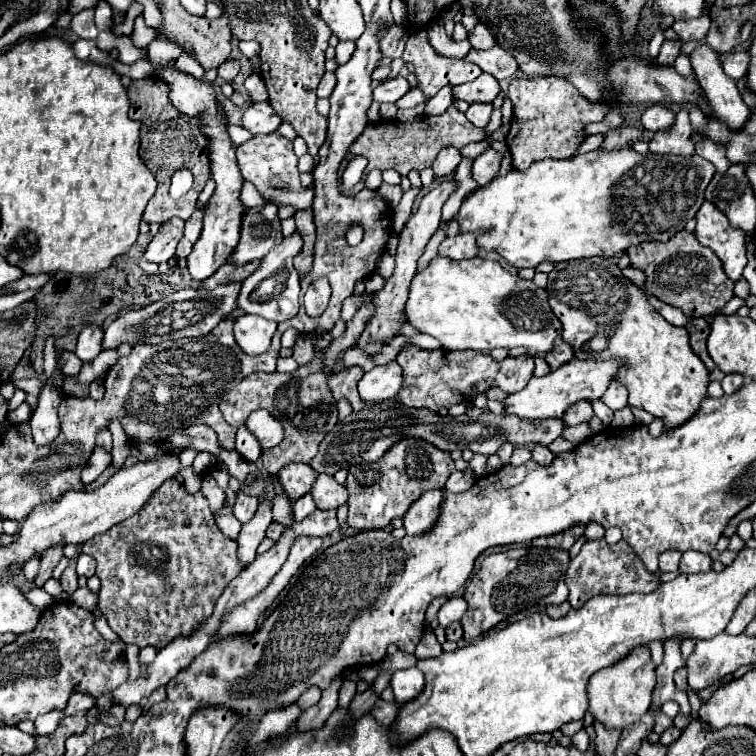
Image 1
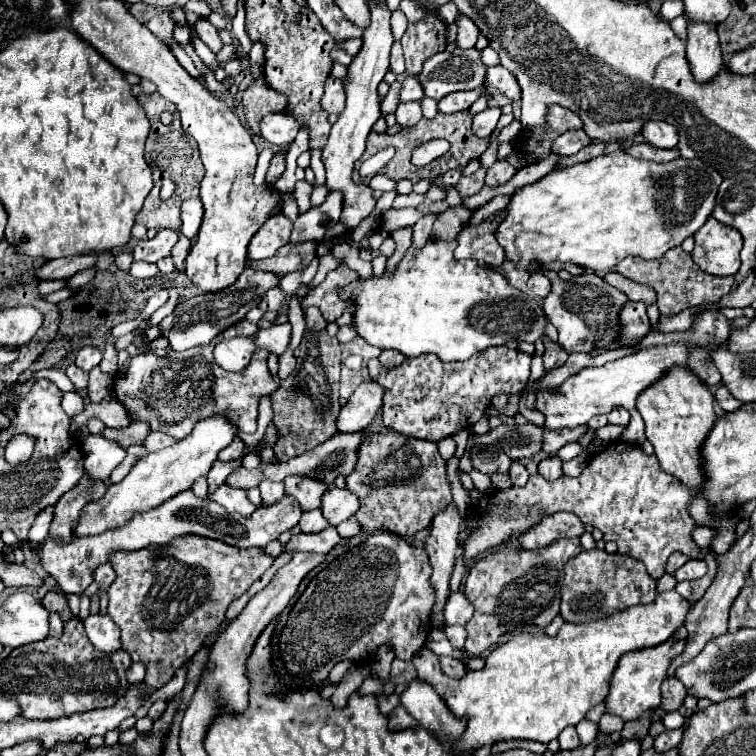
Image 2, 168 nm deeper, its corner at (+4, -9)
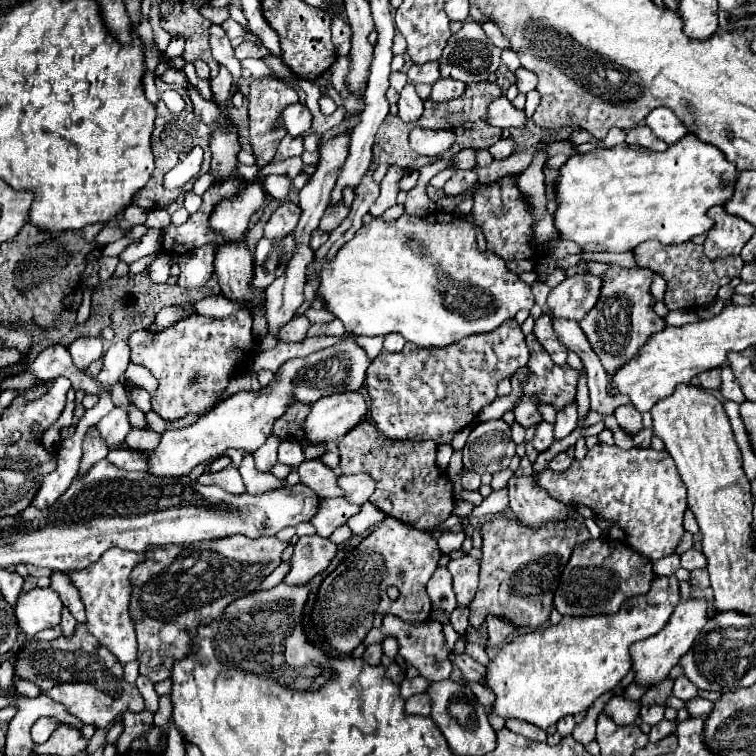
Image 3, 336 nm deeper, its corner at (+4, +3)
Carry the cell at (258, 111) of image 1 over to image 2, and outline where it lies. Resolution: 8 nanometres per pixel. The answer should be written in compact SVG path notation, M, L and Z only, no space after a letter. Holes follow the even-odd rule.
M266 114L260 120L260 138L280 146L282 150L286 150L288 144L296 138L298 130L300 124L286 114Z

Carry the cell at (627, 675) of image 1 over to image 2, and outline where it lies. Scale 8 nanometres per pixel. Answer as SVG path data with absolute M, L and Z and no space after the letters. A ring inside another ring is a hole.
M670 638L654 648L634 650L634 652L628 652L626 656L622 656L618 662L618 668L614 670L614 674L610 678L608 696L604 700L606 714L618 716L624 722L628 722L628 720L638 720L638 716L642 716L648 710L658 708L660 706L660 684L666 678L666 668L670 664L670 660L678 652L682 652L682 644L684 642L676 642L674 638Z

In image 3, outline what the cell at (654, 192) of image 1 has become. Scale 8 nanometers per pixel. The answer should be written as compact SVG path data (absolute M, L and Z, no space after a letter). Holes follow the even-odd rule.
M688 134L678 144L668 146L664 152L630 146L626 142L608 150L598 148L590 154L572 156L560 168L560 180L556 184L556 198L560 206L554 226L560 238L580 244L584 252L628 252L646 240L682 244L714 226L708 218L708 210L712 206L726 204L734 196L736 180L738 168L728 162L716 146L698 140L694 134Z

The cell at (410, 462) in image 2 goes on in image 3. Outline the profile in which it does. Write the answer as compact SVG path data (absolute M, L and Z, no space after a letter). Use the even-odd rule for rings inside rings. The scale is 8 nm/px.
M360 422L338 442L340 472L372 474L376 480L372 502L386 516L392 516L416 530L434 532L454 508L452 482L436 466L436 444L432 440L426 440L426 444L382 444L374 432L376 428L370 422Z

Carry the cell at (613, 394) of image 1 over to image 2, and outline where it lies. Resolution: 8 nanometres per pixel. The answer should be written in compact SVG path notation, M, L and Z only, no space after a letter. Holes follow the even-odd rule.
M614 408L610 414L608 414L608 422L610 424L622 424L626 426L630 422L630 414L624 410L624 408Z

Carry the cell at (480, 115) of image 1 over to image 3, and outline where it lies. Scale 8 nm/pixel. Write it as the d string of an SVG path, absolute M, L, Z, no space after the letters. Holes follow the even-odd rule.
M502 96L498 100L494 100L494 104L490 104L488 110L488 124L496 126L496 128L524 128L528 122L526 112L518 110L512 106L512 102Z

